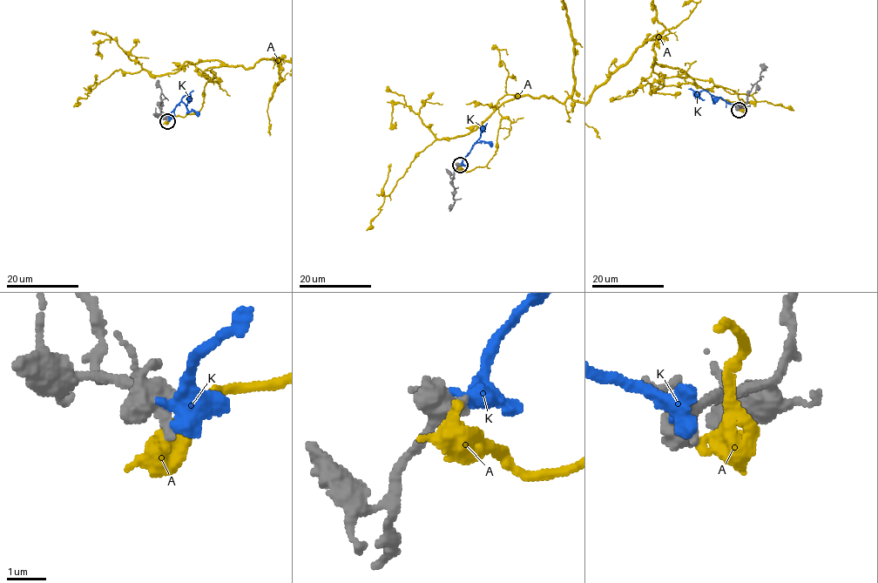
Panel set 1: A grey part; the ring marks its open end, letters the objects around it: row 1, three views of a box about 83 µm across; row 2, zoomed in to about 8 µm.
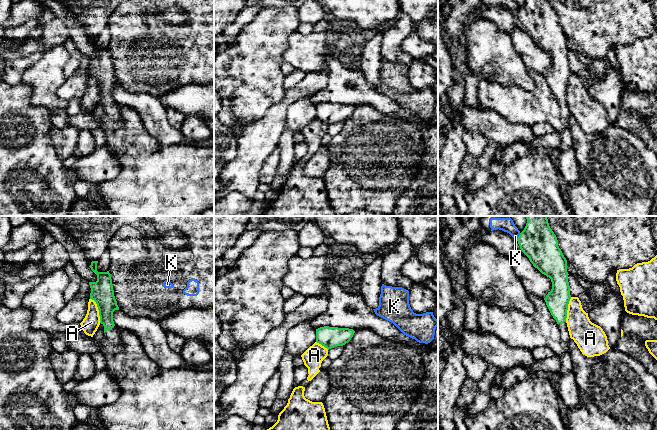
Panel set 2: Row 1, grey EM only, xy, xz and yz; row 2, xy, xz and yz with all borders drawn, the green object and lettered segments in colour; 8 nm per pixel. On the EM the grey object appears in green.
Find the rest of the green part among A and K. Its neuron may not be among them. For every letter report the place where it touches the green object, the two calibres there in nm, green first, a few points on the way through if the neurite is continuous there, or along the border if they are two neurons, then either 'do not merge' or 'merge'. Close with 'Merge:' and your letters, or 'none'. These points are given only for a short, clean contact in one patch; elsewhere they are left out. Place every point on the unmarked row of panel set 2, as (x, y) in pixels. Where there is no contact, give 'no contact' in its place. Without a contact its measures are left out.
A: contact xy (98, 85); calibres 180 and 140 nm; border xy (90, 74), (96, 80), (100, 98); do not merge
K: contact yz (519, 12); calibres 300 and 80 nm; do not merge
Merge: none

